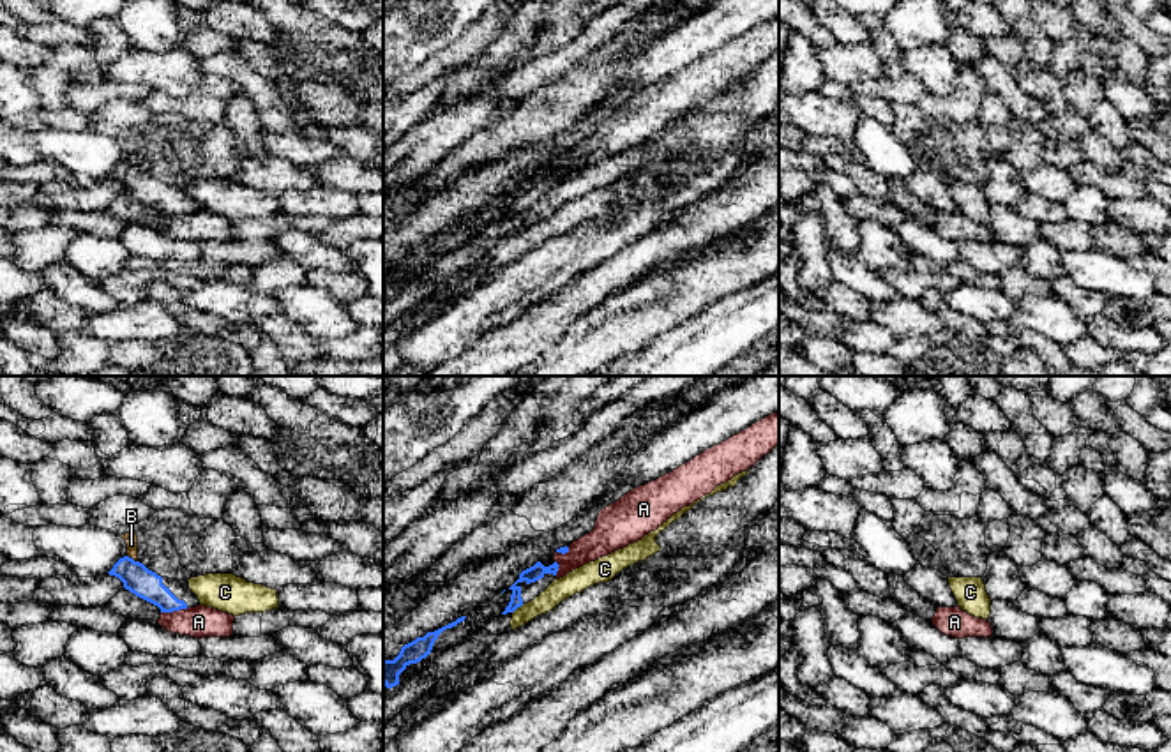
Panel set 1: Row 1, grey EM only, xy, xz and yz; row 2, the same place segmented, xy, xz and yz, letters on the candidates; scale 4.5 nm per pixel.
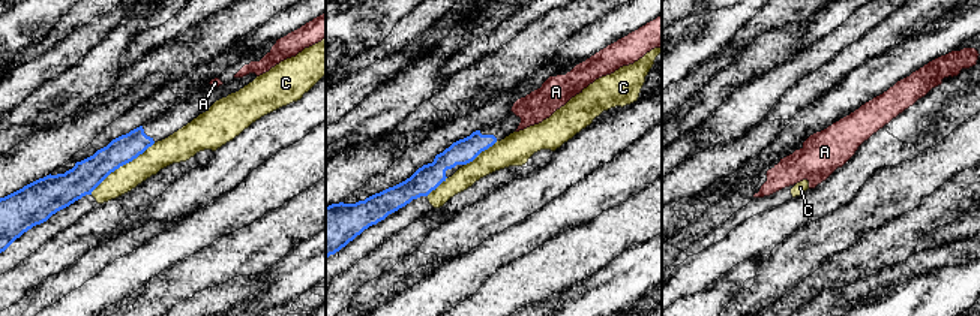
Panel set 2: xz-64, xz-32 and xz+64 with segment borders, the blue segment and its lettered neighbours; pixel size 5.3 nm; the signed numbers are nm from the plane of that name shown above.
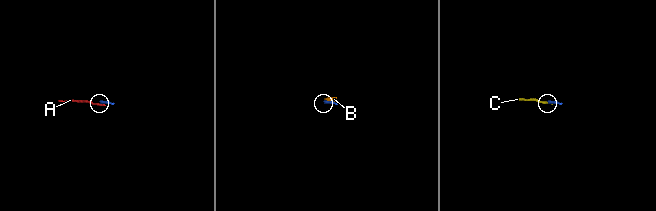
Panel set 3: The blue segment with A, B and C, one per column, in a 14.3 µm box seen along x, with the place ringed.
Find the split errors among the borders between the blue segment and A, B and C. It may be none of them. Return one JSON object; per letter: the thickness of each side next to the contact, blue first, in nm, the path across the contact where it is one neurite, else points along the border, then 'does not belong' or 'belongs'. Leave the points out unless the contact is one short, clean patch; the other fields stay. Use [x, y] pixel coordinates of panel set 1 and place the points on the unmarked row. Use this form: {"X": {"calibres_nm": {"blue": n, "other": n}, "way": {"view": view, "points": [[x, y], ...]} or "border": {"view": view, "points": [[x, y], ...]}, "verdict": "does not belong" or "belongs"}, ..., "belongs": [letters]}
{"A": {"calibres_nm": {"blue": 140, "other": 140}, "border": {"view": "xy", "points": [[188, 212], [161, 218]]}, "verdict": "does not belong"}, "B": {"calibres_nm": {"blue": 140, "other": 50}, "verdict": "does not belong"}, "C": {"calibres_nm": {"blue": 70, "other": 100}, "border": {"view": "xz", "points": [[523, 209], [513, 218]]}, "verdict": "does not belong"}, "belongs": []}

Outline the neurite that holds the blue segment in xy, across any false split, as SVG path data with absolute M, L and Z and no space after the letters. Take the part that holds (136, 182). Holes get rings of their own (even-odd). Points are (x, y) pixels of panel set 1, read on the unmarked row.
M129 161L120 162L108 178L118 182L124 192L136 201L157 210L161 217L200 210L198 201L189 194L187 184L161 182Z

